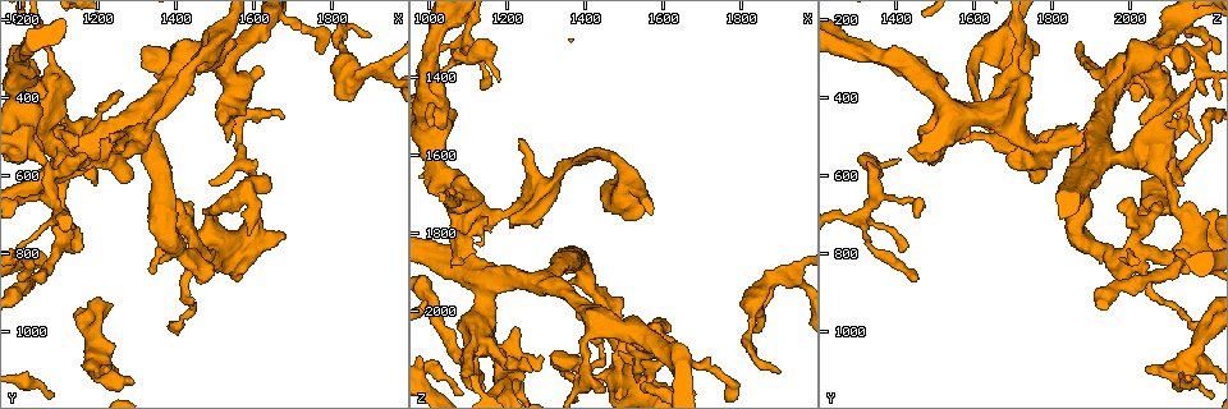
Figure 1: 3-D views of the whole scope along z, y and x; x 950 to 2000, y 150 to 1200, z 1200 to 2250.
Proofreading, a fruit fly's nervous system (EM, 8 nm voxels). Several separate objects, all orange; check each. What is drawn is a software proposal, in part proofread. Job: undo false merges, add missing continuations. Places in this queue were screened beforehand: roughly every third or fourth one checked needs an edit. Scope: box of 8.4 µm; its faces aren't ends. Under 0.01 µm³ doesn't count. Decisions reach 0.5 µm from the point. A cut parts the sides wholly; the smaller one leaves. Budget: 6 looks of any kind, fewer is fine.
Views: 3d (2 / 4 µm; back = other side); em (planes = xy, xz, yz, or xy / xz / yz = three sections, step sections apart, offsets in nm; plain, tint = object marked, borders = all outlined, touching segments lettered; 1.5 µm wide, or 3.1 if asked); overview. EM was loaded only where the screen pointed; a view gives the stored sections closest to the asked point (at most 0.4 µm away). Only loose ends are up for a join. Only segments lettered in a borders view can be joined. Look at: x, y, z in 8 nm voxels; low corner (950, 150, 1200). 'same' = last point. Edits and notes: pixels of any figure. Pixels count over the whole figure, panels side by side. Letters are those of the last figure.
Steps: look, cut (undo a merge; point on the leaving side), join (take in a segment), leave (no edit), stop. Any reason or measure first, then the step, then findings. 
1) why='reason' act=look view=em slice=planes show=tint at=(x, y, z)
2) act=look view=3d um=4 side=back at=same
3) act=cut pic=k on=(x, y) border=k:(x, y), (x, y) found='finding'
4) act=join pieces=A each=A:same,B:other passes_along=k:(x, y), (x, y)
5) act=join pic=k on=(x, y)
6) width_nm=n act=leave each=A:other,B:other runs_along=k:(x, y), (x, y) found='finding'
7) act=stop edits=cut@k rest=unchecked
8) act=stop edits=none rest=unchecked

act=look view=em slice=planes show=borders at=(1060, 485, 1880)

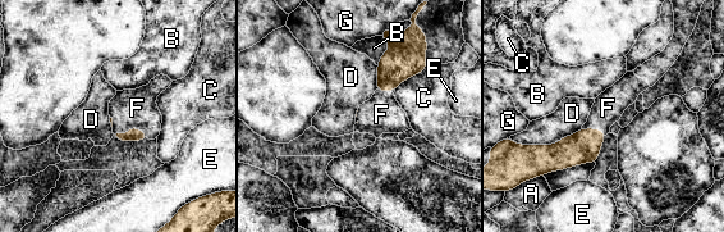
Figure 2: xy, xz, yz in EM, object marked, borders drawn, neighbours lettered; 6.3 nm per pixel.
act=join pieces=F each=A:other,B:other,C:other,D:other,E:other,F:same,G:other passes_along=2:(134, 133), (132, 126), (137, 108) found='it goes on there'

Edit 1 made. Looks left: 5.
why='see it whole again' act=look view=overview

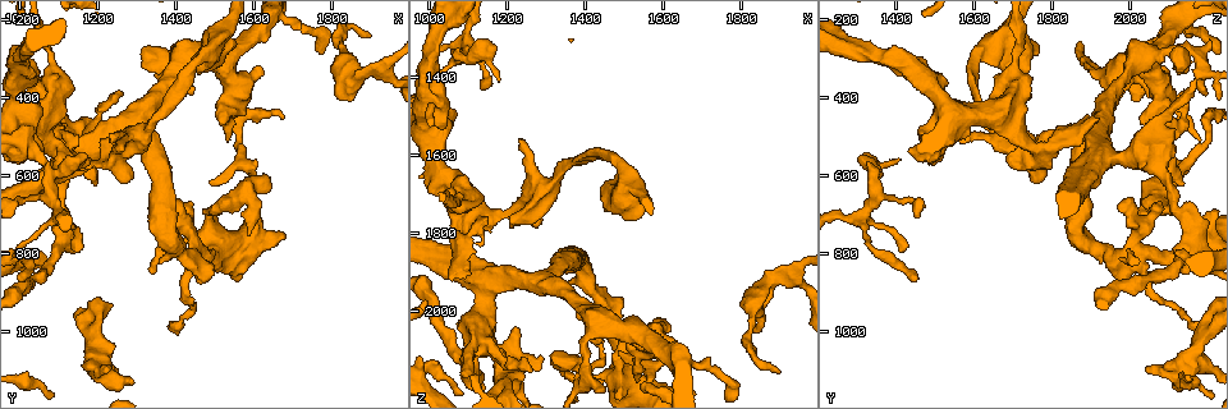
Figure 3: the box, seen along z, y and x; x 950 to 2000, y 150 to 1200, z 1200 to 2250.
why='narrows sharply' act=look view=3d um=4 at=(1815, 265, 2050)

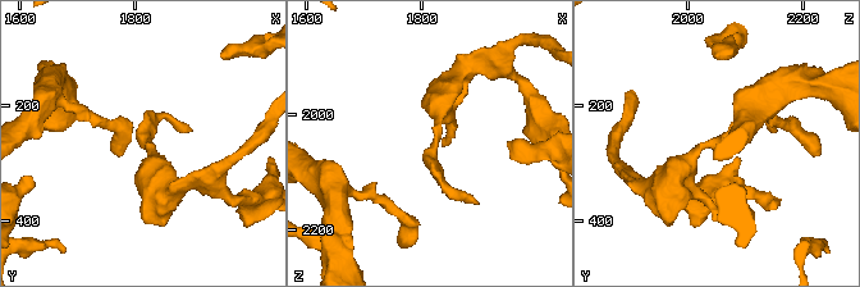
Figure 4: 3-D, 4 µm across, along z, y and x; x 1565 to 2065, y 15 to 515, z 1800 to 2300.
act=look view=em slice=xz step=4 show=tint at=(1825, 265, 2050)

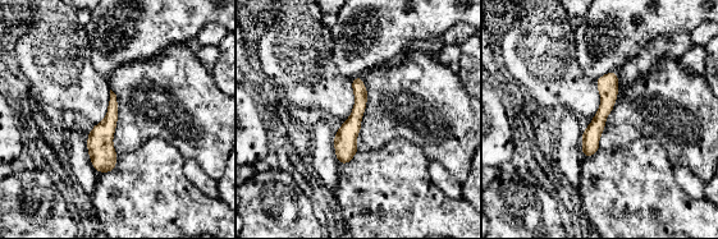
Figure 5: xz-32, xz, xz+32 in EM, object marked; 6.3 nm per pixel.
why='another direction' act=look view=em slice=planes show=borders at=same

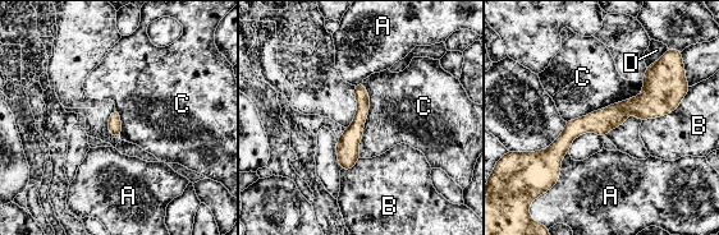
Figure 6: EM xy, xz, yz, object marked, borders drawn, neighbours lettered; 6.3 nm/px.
act=leave each=A:other,B:other,C:other,D:other runs_along=6:(678, 96), (580, 125), (537, 155) found='continuous, no second neuron'

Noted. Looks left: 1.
why='abrupt turn' act=look view=em slice=planes show=borders at=(1085, 610, 1350)

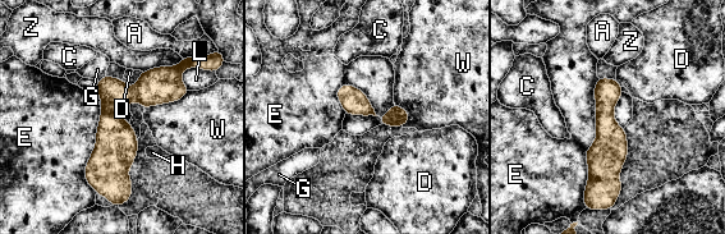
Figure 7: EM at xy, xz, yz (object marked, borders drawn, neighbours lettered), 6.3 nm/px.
act=leave each=A:other,C:other,D:other,E:other,G:other,H:other,L:other,W:other,Z:other border=7:(599, 78), (583, 197) found='all the same neuron'

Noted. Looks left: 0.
act=stop edits=join@2 rest=unchecked

